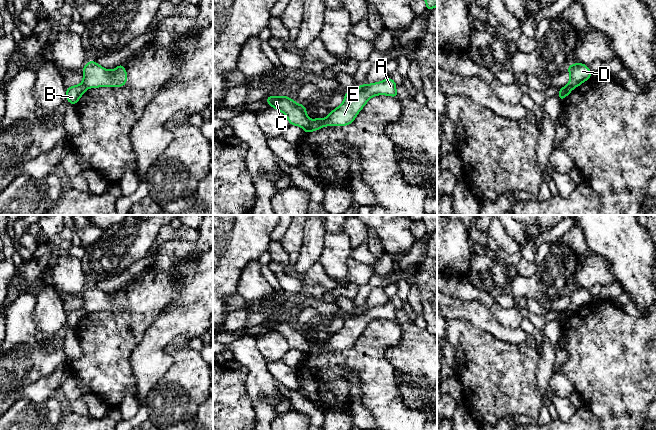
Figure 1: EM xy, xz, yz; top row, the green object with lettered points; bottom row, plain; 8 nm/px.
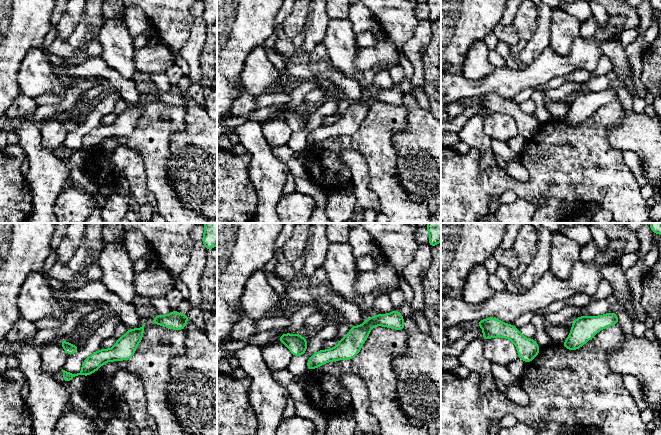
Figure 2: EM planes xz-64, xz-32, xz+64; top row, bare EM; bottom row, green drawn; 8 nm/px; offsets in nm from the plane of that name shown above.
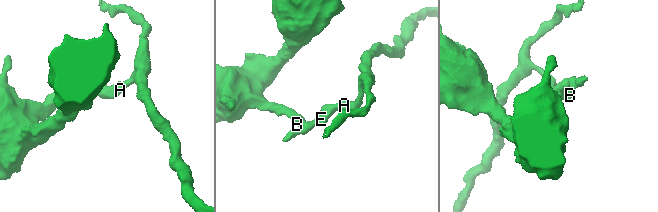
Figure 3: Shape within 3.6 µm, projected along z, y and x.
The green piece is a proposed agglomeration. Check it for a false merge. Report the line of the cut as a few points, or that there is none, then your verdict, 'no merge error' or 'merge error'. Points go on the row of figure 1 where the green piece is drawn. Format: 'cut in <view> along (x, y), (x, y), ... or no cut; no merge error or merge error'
cut in xz along (311, 120), (310, 124), (304, 129); merge error

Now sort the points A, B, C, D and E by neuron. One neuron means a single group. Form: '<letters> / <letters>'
A D E / B C

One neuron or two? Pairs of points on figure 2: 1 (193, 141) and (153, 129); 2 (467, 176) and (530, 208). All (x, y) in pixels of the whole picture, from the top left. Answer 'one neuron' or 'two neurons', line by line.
1: two neurons
2: two neurons

